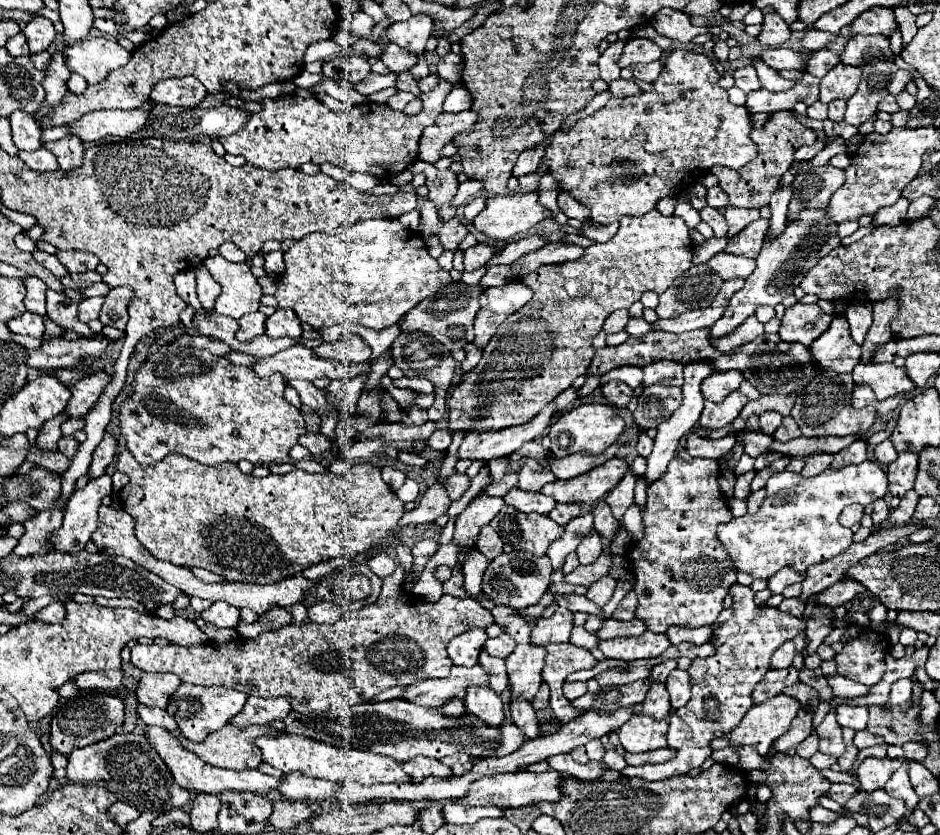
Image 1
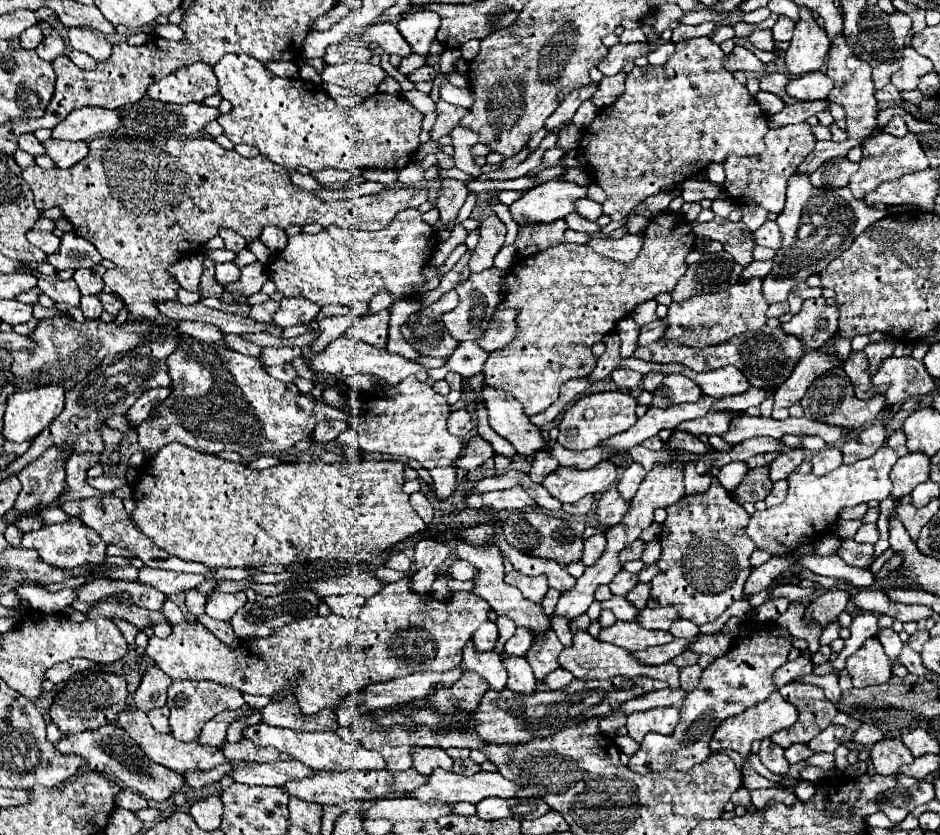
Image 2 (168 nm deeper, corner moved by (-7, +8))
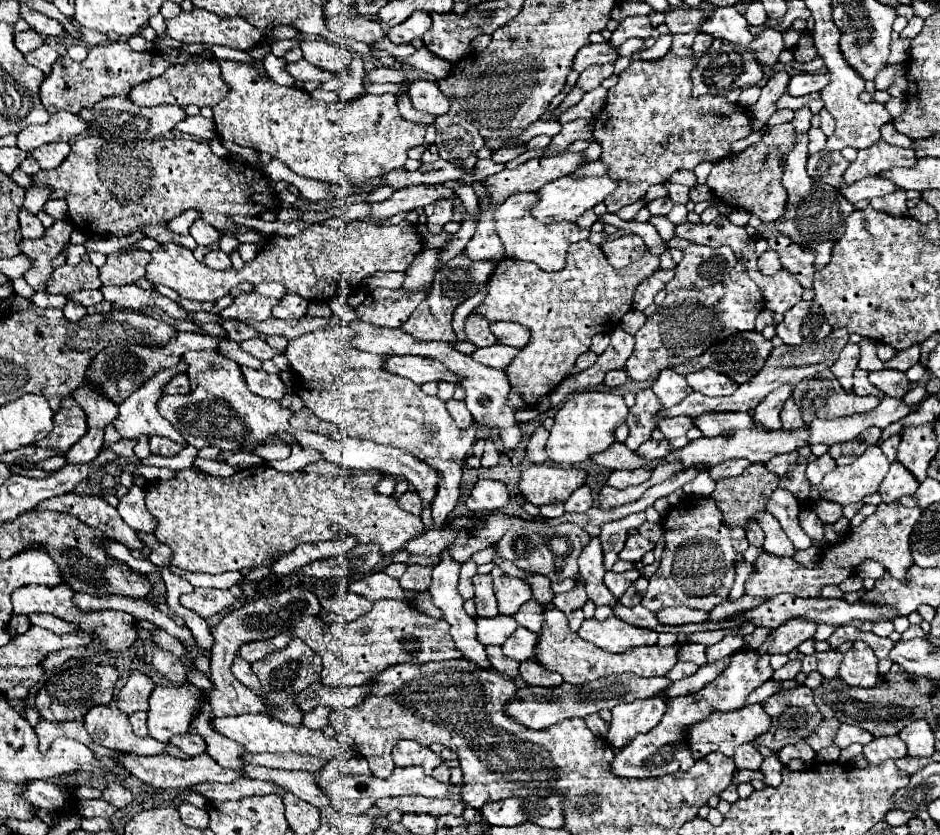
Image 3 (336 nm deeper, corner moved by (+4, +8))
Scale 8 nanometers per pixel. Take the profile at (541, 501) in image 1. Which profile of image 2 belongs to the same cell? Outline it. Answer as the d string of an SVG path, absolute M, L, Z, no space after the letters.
M511 487L511 489L501 489L501 491L491 491L491 493L477 493L477 495L467 496L467 507L481 509L481 507L491 507L495 511L501 509L533 509L537 503L527 495L523 487Z

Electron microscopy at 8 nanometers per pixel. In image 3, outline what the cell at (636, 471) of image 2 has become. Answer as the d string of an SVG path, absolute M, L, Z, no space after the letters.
M634 469L634 471L612 471L608 477L608 485L616 487L616 489L626 489L630 485L640 485L646 479L650 479L650 469Z

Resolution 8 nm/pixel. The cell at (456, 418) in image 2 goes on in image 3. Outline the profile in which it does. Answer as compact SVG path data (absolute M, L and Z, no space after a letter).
M450 399L450 401L446 403L446 407L448 407L452 419L456 421L456 425L458 425L460 429L466 429L466 427L472 423L472 415L470 415L470 411L466 409L466 403L464 403L464 401L454 401L454 399Z

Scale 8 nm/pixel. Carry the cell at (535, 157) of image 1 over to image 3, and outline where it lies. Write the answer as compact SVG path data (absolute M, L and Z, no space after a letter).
M606 63L606 65L596 65L596 67L582 71L578 77L578 87L582 87L584 91L598 87L606 77L612 75L612 69L614 69L614 63Z

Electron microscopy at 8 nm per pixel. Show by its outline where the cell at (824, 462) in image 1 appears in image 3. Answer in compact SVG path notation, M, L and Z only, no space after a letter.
M822 455L822 457L816 457L814 461L808 463L808 469L806 469L806 477L812 485L818 485L826 473L830 473L832 469L836 467L834 459L830 455Z

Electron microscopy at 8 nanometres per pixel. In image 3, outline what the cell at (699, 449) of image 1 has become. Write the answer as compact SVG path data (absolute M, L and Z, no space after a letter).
M646 441L642 447L636 449L636 455L640 455L642 459L646 461L652 461L652 459L664 459L666 455L670 453L670 447L668 447L668 441Z

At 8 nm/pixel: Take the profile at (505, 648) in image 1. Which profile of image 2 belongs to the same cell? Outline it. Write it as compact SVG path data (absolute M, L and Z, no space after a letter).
M517 629L517 633L505 643L505 653L523 657L527 653L527 649L531 647L531 643L533 643L533 635L529 635L529 631L525 631L525 629Z

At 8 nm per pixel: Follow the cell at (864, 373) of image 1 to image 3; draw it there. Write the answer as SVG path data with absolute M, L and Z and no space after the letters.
M892 369L872 371L870 383L894 399L902 399L910 391L910 381L906 379L906 375L902 371L892 371Z

